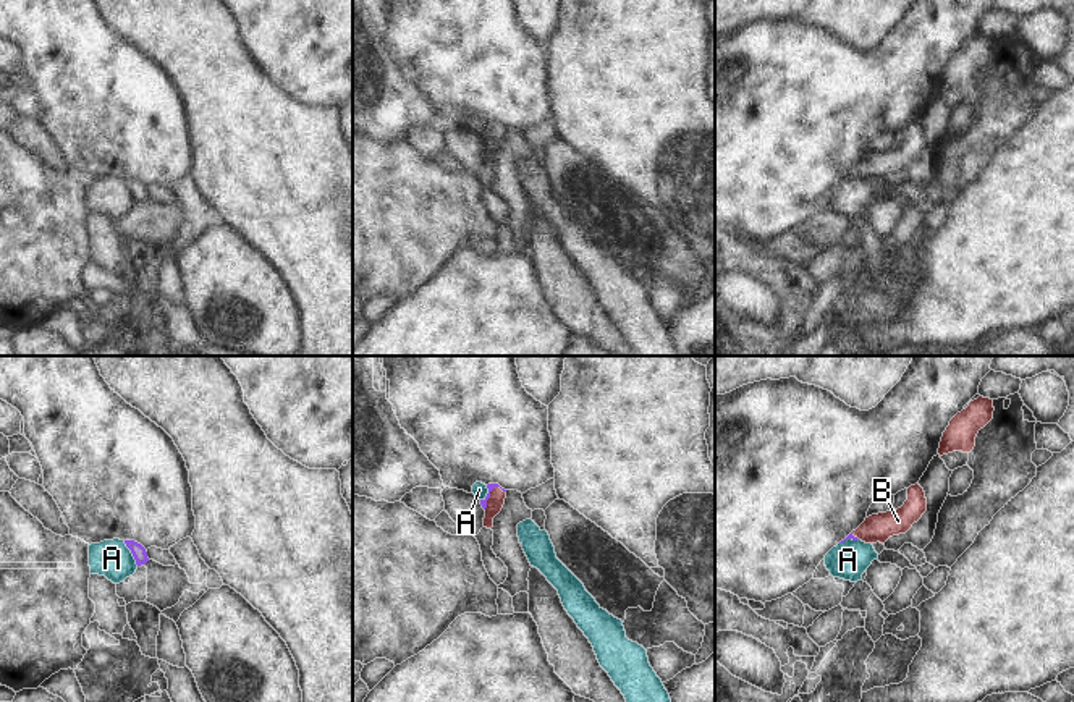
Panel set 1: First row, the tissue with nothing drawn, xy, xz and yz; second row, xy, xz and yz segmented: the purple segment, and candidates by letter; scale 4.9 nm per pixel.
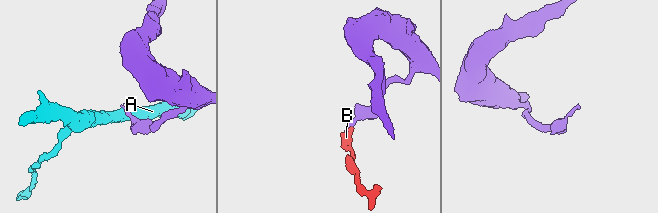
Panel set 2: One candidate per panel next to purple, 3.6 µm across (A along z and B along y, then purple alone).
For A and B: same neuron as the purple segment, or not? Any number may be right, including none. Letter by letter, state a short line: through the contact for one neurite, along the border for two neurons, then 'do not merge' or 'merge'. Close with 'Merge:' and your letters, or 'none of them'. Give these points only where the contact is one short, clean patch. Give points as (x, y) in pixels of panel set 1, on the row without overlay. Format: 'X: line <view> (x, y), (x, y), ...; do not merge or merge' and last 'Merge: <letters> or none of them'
A: line xy (123, 178), (138, 202); do not merge
B: line xz (490, 125), (489, 131), (497, 133); merge
Merge: B

